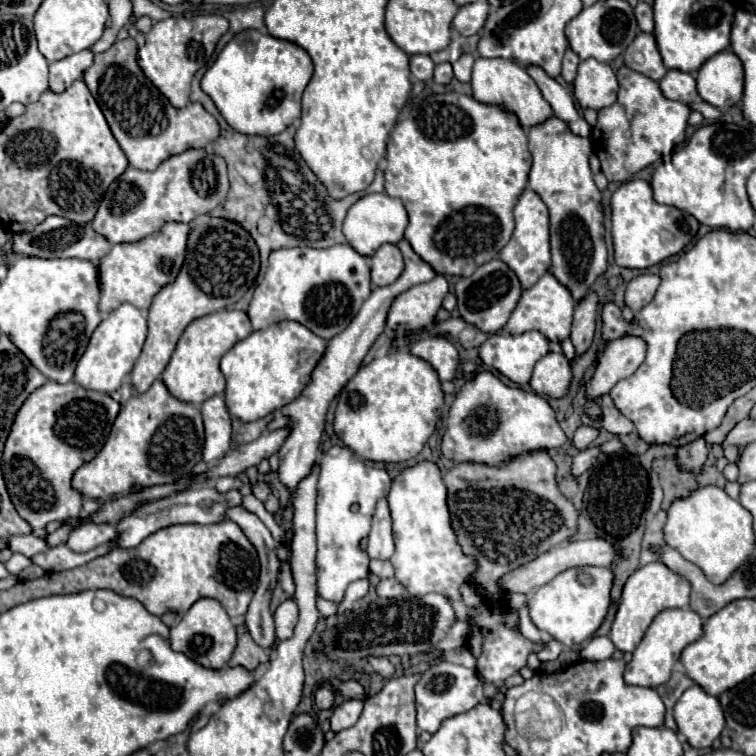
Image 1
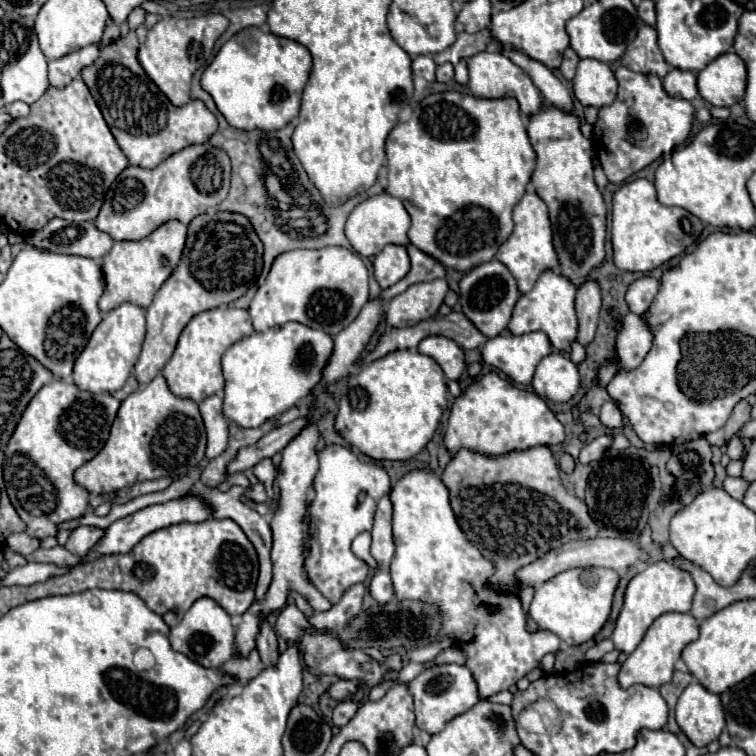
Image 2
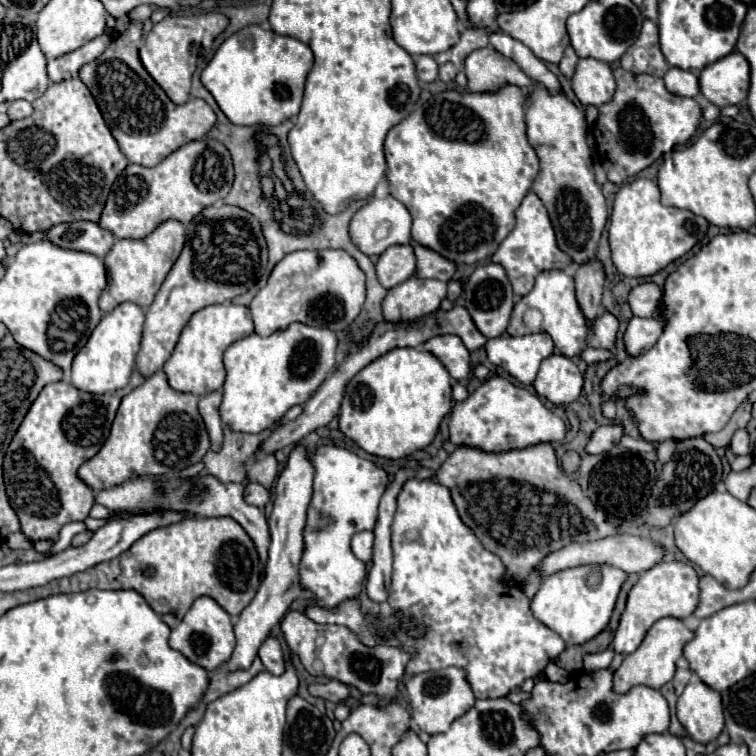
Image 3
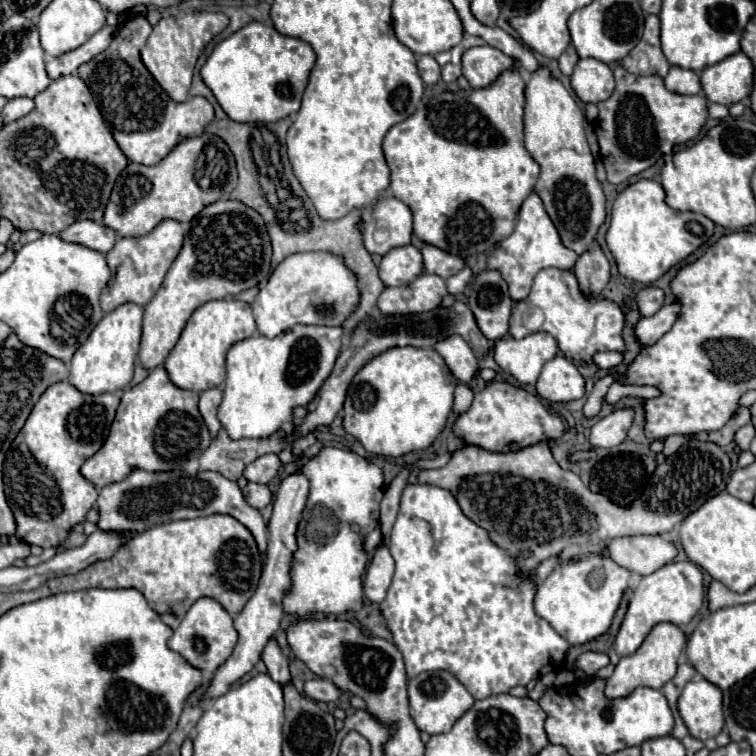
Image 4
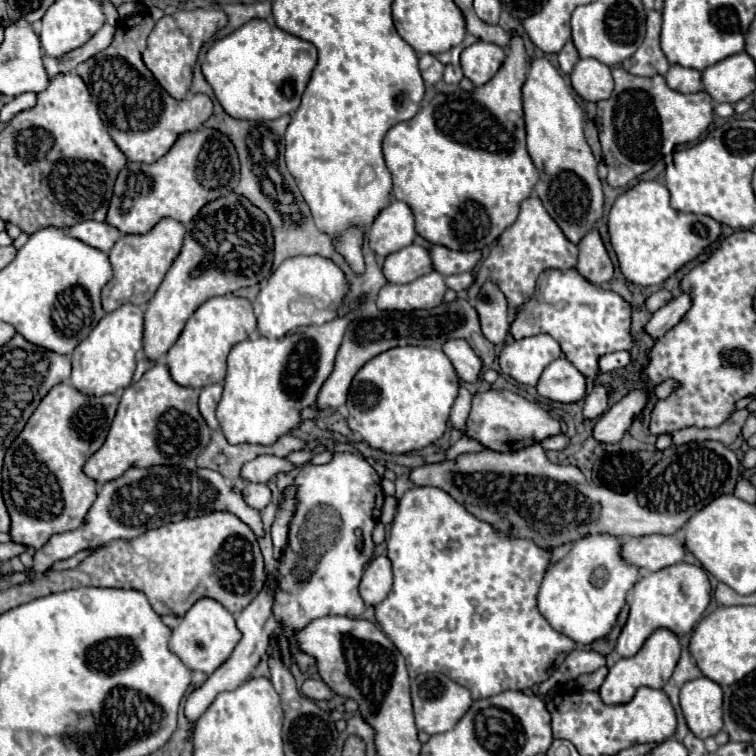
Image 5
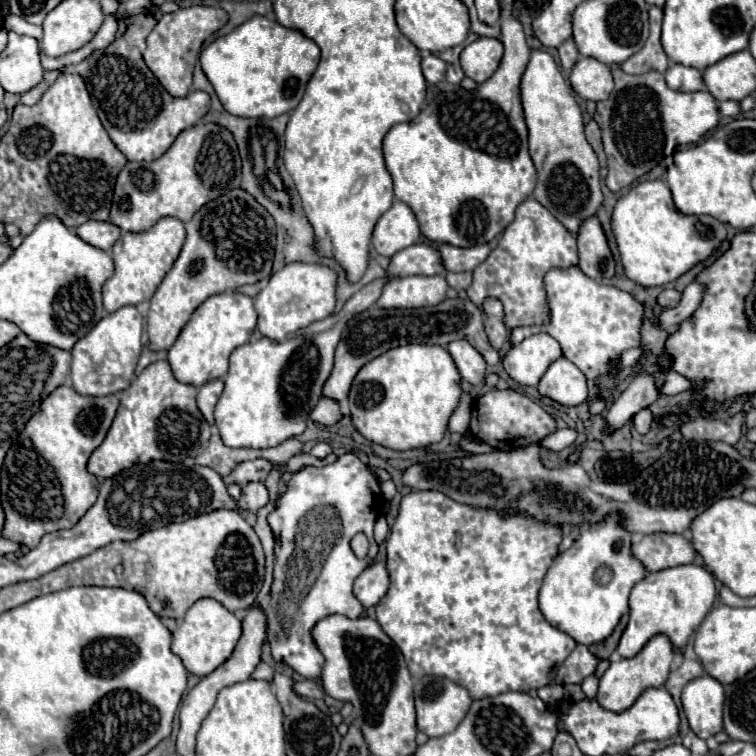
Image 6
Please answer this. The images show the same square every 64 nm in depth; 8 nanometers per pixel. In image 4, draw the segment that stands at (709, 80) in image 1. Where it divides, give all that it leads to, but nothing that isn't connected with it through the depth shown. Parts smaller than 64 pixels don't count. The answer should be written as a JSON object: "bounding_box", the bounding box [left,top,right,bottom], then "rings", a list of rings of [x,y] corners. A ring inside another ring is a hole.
{"bounding_box":[702,52,754,104],"rings":[[[736,52],[702,72],[702,90],[710,102],[736,104],[750,96],[754,84],[754,66],[744,52]]]}

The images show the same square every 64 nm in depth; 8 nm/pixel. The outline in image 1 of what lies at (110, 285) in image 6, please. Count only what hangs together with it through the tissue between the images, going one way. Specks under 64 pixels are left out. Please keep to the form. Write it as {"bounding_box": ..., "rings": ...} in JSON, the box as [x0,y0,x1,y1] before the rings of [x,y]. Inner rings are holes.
{"bounding_box":[100,222,190,314],"rings":[[[168,222],[158,232],[146,236],[140,242],[132,244],[114,244],[112,250],[100,260],[100,312],[108,314],[116,310],[120,304],[130,302],[136,308],[148,308],[152,298],[158,294],[164,284],[170,284],[184,262],[186,254],[186,240],[188,240],[190,226],[180,222]]]}

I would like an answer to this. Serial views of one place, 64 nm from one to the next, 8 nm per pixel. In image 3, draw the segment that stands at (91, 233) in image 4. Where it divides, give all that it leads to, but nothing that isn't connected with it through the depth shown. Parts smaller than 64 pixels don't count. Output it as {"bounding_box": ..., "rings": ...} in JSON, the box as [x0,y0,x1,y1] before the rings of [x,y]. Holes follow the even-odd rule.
{"bounding_box":[46,222,114,258],"rings":[[[72,222],[72,224],[58,224],[46,232],[48,240],[60,244],[62,248],[76,248],[82,252],[92,252],[100,258],[108,254],[114,244],[114,234],[110,230],[100,228],[96,222]]]}

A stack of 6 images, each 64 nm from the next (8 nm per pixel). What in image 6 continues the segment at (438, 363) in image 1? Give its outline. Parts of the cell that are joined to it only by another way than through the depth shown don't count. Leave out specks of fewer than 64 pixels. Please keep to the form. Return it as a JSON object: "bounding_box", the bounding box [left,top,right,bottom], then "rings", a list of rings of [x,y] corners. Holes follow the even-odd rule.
{"bounding_box":[448,340,488,386],"rings":[[[456,340],[456,342],[448,344],[448,352],[452,354],[452,358],[460,370],[460,376],[466,382],[470,382],[474,386],[484,382],[488,364],[486,364],[484,356],[472,344],[468,344],[466,340]]]}

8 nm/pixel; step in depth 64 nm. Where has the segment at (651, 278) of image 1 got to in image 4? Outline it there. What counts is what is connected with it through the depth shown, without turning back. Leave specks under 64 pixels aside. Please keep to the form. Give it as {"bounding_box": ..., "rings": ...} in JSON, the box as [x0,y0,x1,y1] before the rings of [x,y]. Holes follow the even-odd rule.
{"bounding_box":[638,288,666,316],"rings":[[[646,288],[646,290],[642,290],[640,294],[638,294],[638,308],[640,308],[640,314],[642,316],[652,316],[652,314],[656,314],[662,306],[664,306],[664,298],[666,298],[666,294],[664,294],[664,290],[660,290],[660,288]]]}

